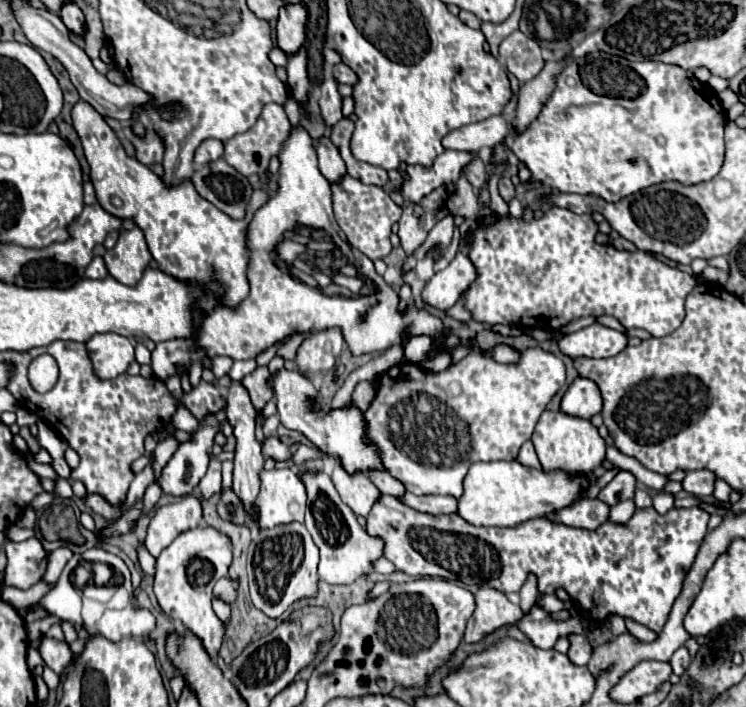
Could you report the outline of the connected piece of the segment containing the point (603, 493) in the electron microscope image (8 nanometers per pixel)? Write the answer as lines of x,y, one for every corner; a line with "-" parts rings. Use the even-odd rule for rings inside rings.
618,470
616,476
600,490
598,498
602,502
606,502
608,506
614,506
622,500
634,498
634,490
636,490
636,478
632,472
628,470

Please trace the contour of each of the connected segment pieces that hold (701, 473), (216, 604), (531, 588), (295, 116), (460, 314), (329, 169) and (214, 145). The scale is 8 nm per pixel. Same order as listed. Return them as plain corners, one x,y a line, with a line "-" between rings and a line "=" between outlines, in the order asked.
692,470
686,472
686,478
682,480
682,486
686,492
694,494
694,496
712,496
714,492
714,472
710,470
=
214,598
212,600
212,607
215,614
220,620
225,623
230,619
231,607
220,599
=
530,574
526,583
520,590
520,607
523,612
528,612
528,610
530,610
538,595
537,579
533,574
=
288,96
288,100
284,102
284,110
286,110
291,124
300,122
300,106
298,106
298,102
292,96
=
456,302
452,308
448,308
448,310
446,310
446,314
448,314
448,316
452,316
454,320
460,320
460,322
470,322
470,314
464,310
462,302
=
320,138
318,140
318,164
320,164
320,172
326,176
326,180
334,182
340,180
346,174
346,166
344,160
338,152
338,148
328,140
328,138
=
204,140
196,150
196,164
208,164
210,160
218,160
224,154
224,146
220,140

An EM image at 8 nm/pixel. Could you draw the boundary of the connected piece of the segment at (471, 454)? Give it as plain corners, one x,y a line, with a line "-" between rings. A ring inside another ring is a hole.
528,348
518,362
514,364
502,364
502,362
496,362
494,358
488,358
480,352
472,352
468,354
464,360
456,362
454,366
450,366
448,370
444,372
426,372
420,364
412,364
412,362
400,362
396,366
392,366
388,372
380,374
376,378
376,396
374,400
370,402
368,410
364,412
364,422
366,422
366,440
370,444
374,444
378,450
380,450
380,460
382,460
382,466
396,478
404,484
406,492
412,492
412,494
442,494
442,496
462,496
462,480
470,468
470,464
474,462
480,462
480,460
516,460
518,456
518,450
520,446
530,440
532,432
534,432
534,426
540,418
540,414
546,410
546,404
552,400
552,396
562,388
566,380
566,372
564,372
564,362
560,358
556,358
554,354
550,352
544,352
540,348

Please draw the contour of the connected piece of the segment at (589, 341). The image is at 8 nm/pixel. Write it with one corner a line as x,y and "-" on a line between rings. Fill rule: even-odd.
598,322
578,332
566,334
562,338
558,336
558,332
554,332
552,340
556,340
560,350
570,358
580,358
580,356
608,358
608,356
616,356
618,352
622,352
628,344
628,338
624,332
606,328

